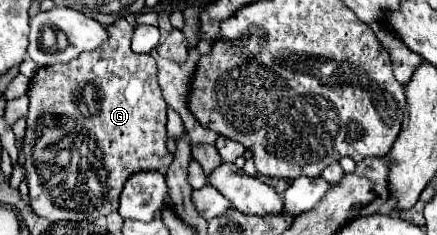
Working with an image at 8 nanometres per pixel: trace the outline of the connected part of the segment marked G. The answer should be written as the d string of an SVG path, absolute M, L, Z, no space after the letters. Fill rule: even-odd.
M121 18L113 24L107 26L109 30L109 38L93 52L85 52L81 54L79 58L71 60L69 64L53 64L53 66L45 66L45 68L39 68L37 74L31 78L31 86L29 86L29 112L27 112L27 130L25 130L25 138L23 138L23 154L25 154L25 176L27 176L27 186L29 186L29 198L31 198L31 206L33 206L33 212L37 216L41 216L41 206L43 202L49 204L49 210L51 210L51 198L49 198L49 192L45 188L45 182L113 182L113 194L111 194L111 200L119 200L119 194L123 190L123 184L125 180L137 172L137 170L161 170L165 166L171 164L173 156L167 152L165 148L165 138L167 138L167 130L165 130L165 100L161 96L161 88L159 88L159 82L157 82L157 62L151 54L133 54L131 50L131 36L133 36L133 26ZM75 144L87 144L87 162L81 162L81 158L75 158Z

